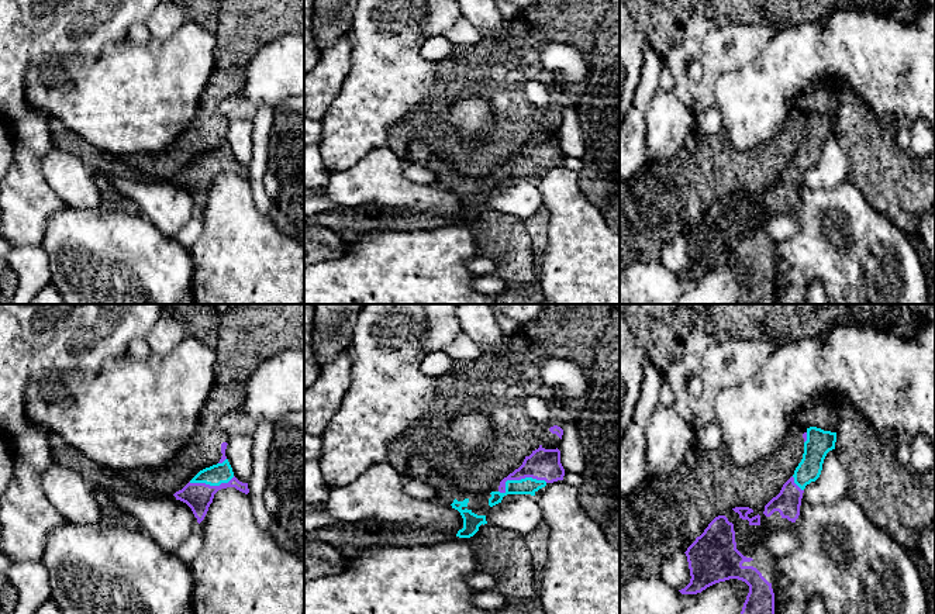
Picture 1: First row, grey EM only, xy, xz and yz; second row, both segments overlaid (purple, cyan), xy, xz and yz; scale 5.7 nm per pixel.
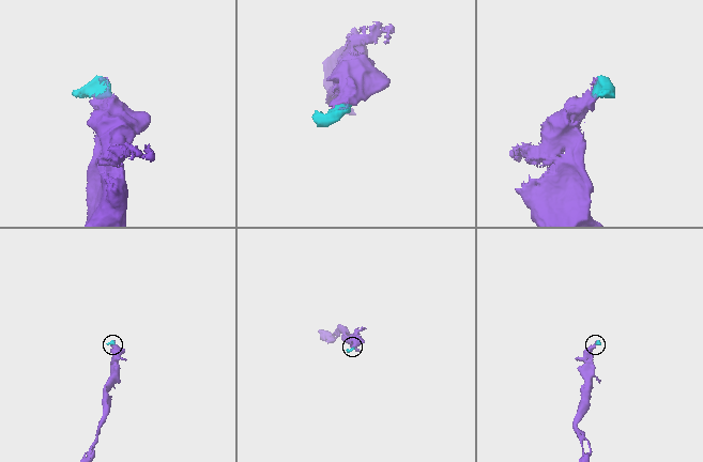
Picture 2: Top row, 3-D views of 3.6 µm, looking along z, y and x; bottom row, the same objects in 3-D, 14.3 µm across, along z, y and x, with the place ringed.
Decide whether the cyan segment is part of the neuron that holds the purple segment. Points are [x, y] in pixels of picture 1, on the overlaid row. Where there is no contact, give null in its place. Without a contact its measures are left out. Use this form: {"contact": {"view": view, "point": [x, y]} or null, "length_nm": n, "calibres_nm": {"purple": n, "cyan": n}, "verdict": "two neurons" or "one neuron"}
{"contact": {"view": "xz", "point": [518, 479]}, "length_nm": 280, "calibres_nm": {"purple": 180, "cyan": 100}, "verdict": "one neuron"}

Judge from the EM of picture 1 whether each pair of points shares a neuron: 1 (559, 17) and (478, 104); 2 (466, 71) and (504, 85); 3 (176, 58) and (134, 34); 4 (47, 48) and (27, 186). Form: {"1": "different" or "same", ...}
{"1": "different", "2": "same", "3": "different", "4": "same"}

